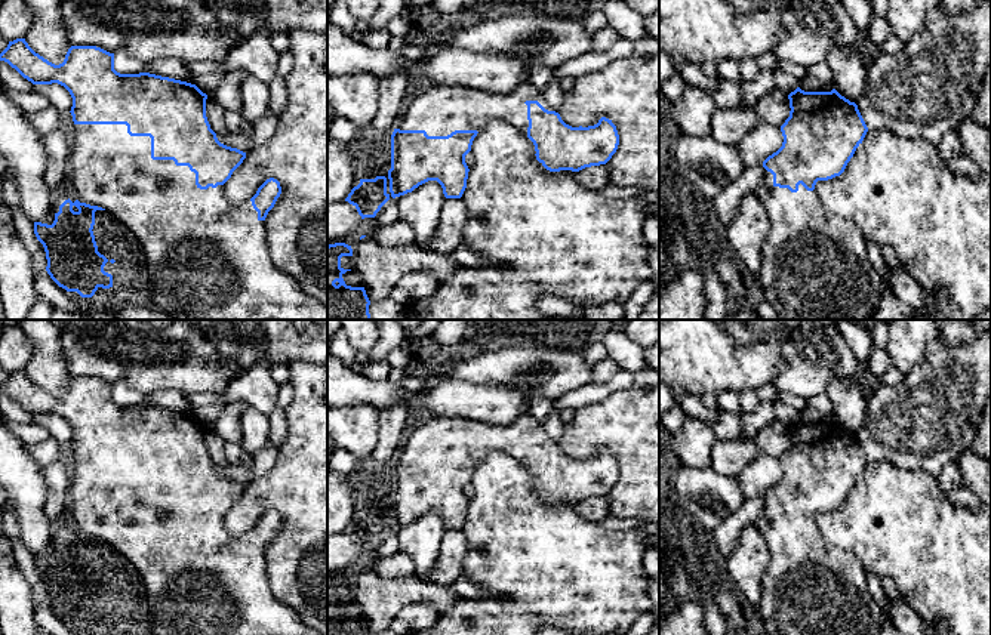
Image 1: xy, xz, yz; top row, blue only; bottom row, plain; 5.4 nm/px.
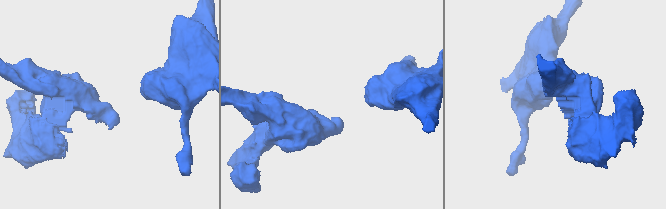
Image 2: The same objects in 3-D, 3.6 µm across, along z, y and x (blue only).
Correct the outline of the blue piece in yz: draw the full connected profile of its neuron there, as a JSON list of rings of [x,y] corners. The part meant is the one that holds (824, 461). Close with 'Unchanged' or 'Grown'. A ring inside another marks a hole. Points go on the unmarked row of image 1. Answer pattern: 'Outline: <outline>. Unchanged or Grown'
Outline: [[[797,419],[788,426],[790,448],[781,457],[782,478],[763,493],[757,528],[769,546],[769,564],[760,585],[758,616],[767,635],[880,635],[884,616],[867,583],[867,571],[858,558],[841,548],[828,545],[815,523],[818,512],[840,508],[868,459],[855,434],[831,423],[804,423]]]. Grown

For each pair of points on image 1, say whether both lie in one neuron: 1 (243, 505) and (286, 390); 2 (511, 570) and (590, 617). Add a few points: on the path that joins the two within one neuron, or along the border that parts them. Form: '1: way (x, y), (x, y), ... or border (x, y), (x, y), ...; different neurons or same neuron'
1: border (289, 382), (294, 398), (285, 409); different neurons
2: way (531, 573), (538, 580), (556, 582), (572, 598); same neuron

